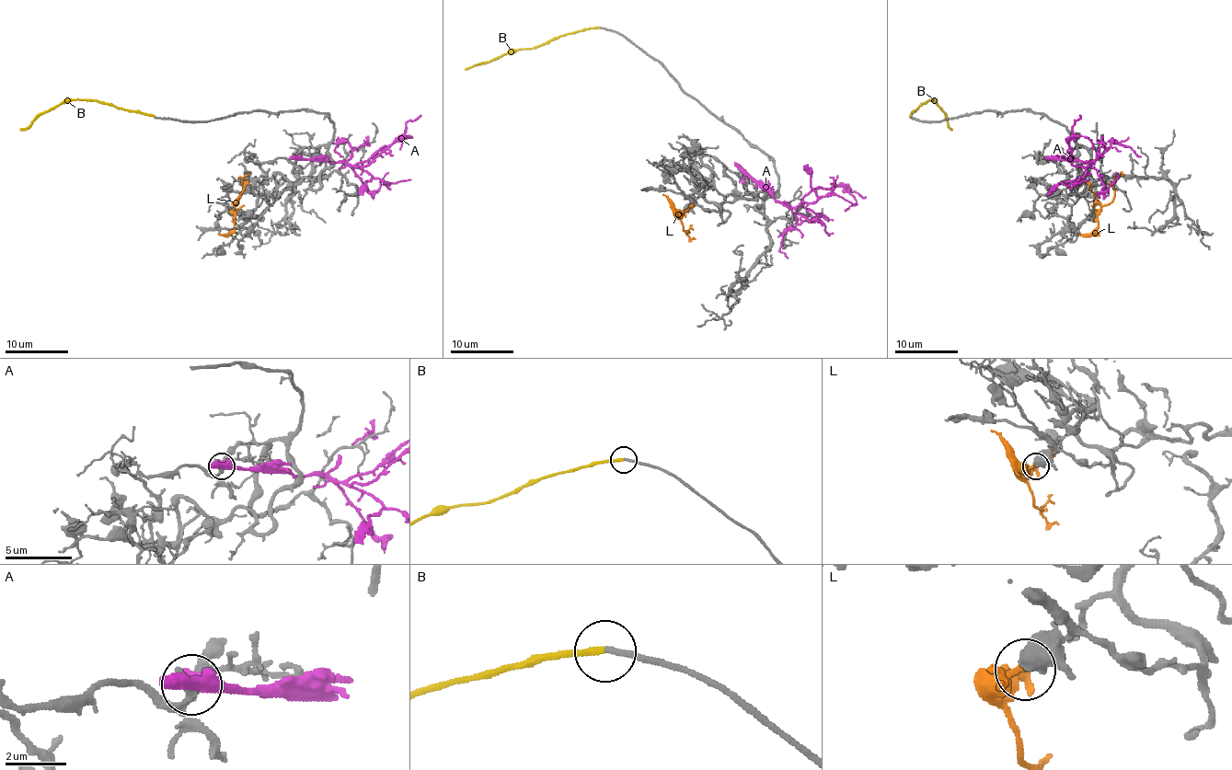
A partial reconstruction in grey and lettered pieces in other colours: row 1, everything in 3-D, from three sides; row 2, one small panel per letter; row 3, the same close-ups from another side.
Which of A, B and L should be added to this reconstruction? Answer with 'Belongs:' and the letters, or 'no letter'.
Belongs: no letter

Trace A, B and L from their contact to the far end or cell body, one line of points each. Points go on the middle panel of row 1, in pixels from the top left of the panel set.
A: (741, 170), (745, 170), (778, 201), (790, 206), (795, 206), (821, 188), (843, 186), (857, 201), (844, 211)
B: (599, 28), (561, 35), (533, 48), (512, 49), (466, 70)
L: (684, 211), (677, 215), (682, 228), (695, 239)

